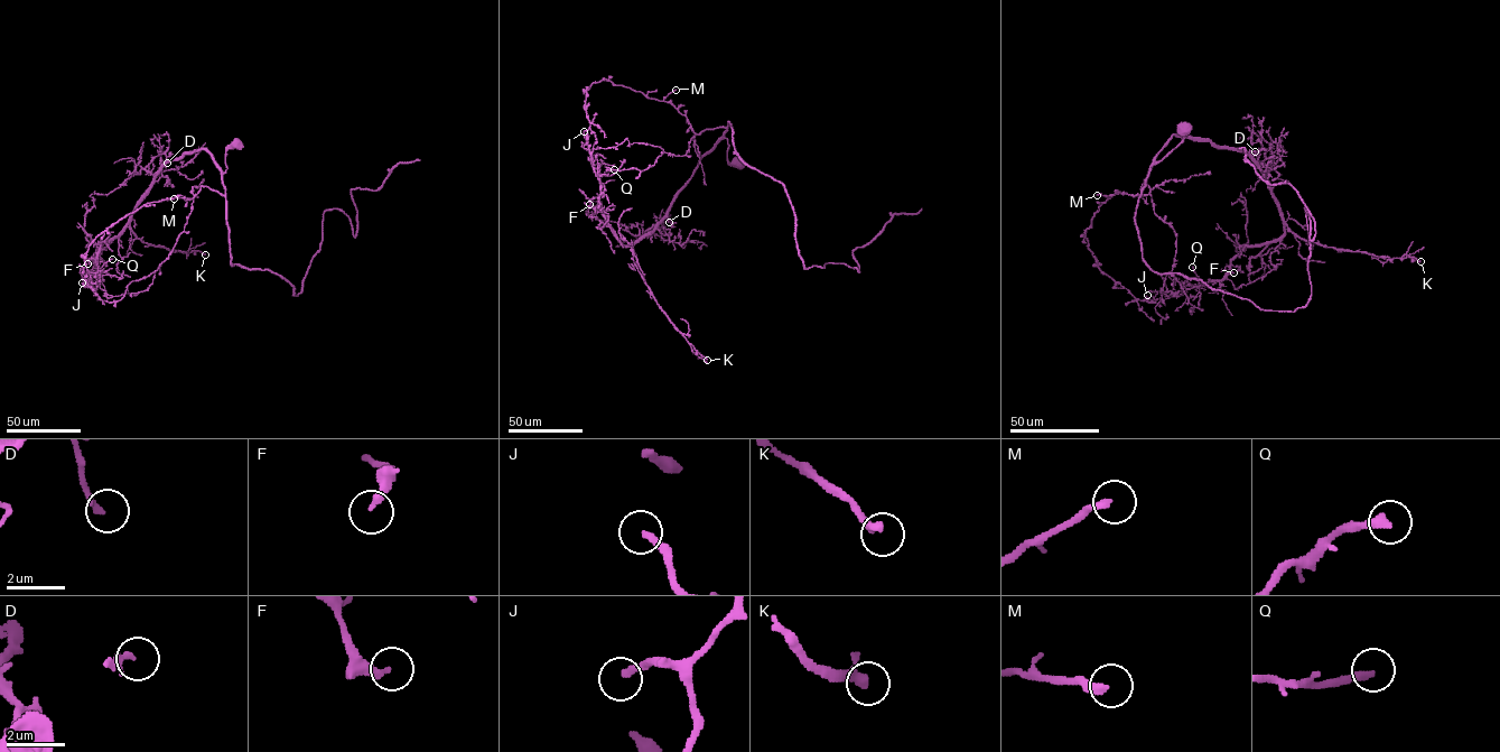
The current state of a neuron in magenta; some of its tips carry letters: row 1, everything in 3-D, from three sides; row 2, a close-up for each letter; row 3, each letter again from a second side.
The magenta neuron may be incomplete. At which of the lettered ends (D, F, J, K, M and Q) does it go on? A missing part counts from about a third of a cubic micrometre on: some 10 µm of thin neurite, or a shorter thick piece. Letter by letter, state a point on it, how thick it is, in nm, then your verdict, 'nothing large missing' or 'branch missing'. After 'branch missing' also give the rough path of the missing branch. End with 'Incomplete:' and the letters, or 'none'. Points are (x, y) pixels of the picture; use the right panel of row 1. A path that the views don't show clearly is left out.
D: (1255, 151) | 200 nm | nothing large missing
F: (1233, 272) | 240 nm | nothing large missing
J: (1147, 295) | 240 nm | branch missing
K: (1421, 261) | 320 nm | branch missing | (1421, 261), (1431, 288)
M: (1097, 195) | 240 nm | branch missing
Q: (1192, 267) | 280 nm | nothing large missing
Incomplete: J, K, M

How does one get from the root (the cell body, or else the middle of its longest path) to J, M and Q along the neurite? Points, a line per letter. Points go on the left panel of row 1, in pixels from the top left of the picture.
J: (239, 144), (225, 154), (223, 195), (202, 186), (192, 198), (126, 215), (89, 247), (82, 282)
M: (239, 144), (225, 154), (223, 195), (202, 186), (192, 198), (161, 201), (174, 198)
Q: (239, 144), (226, 151), (223, 173), (204, 149), (168, 160), (127, 226), (101, 242), (98, 275), (112, 259)

